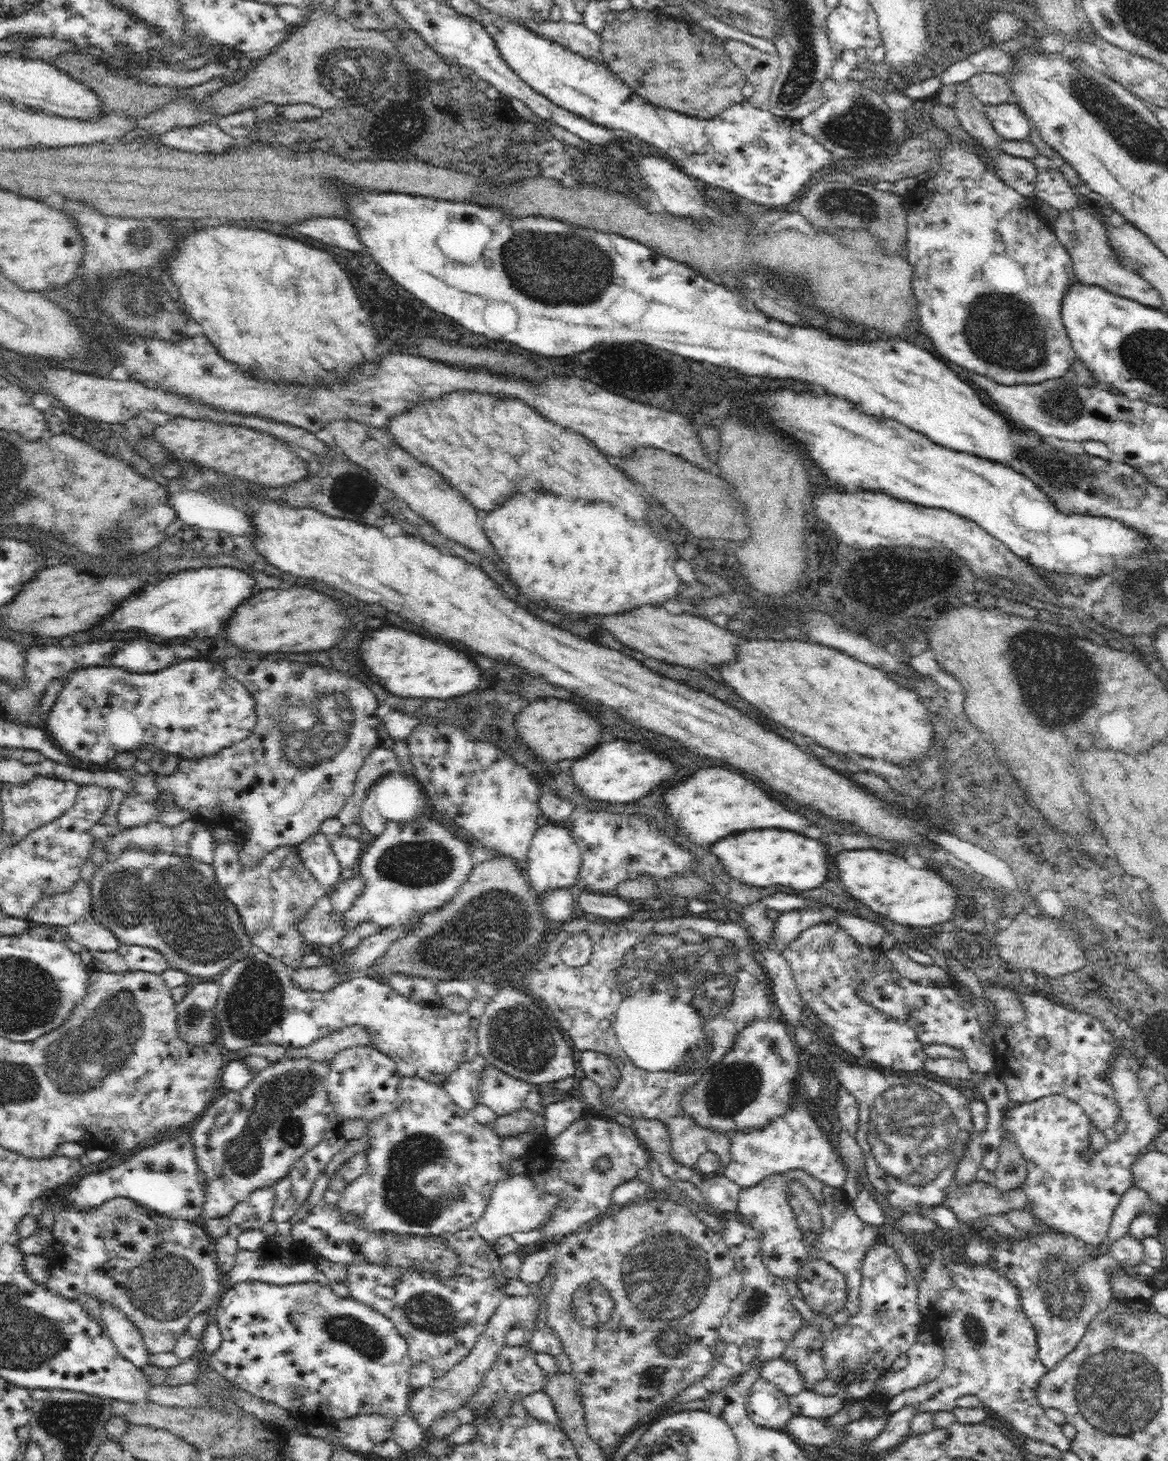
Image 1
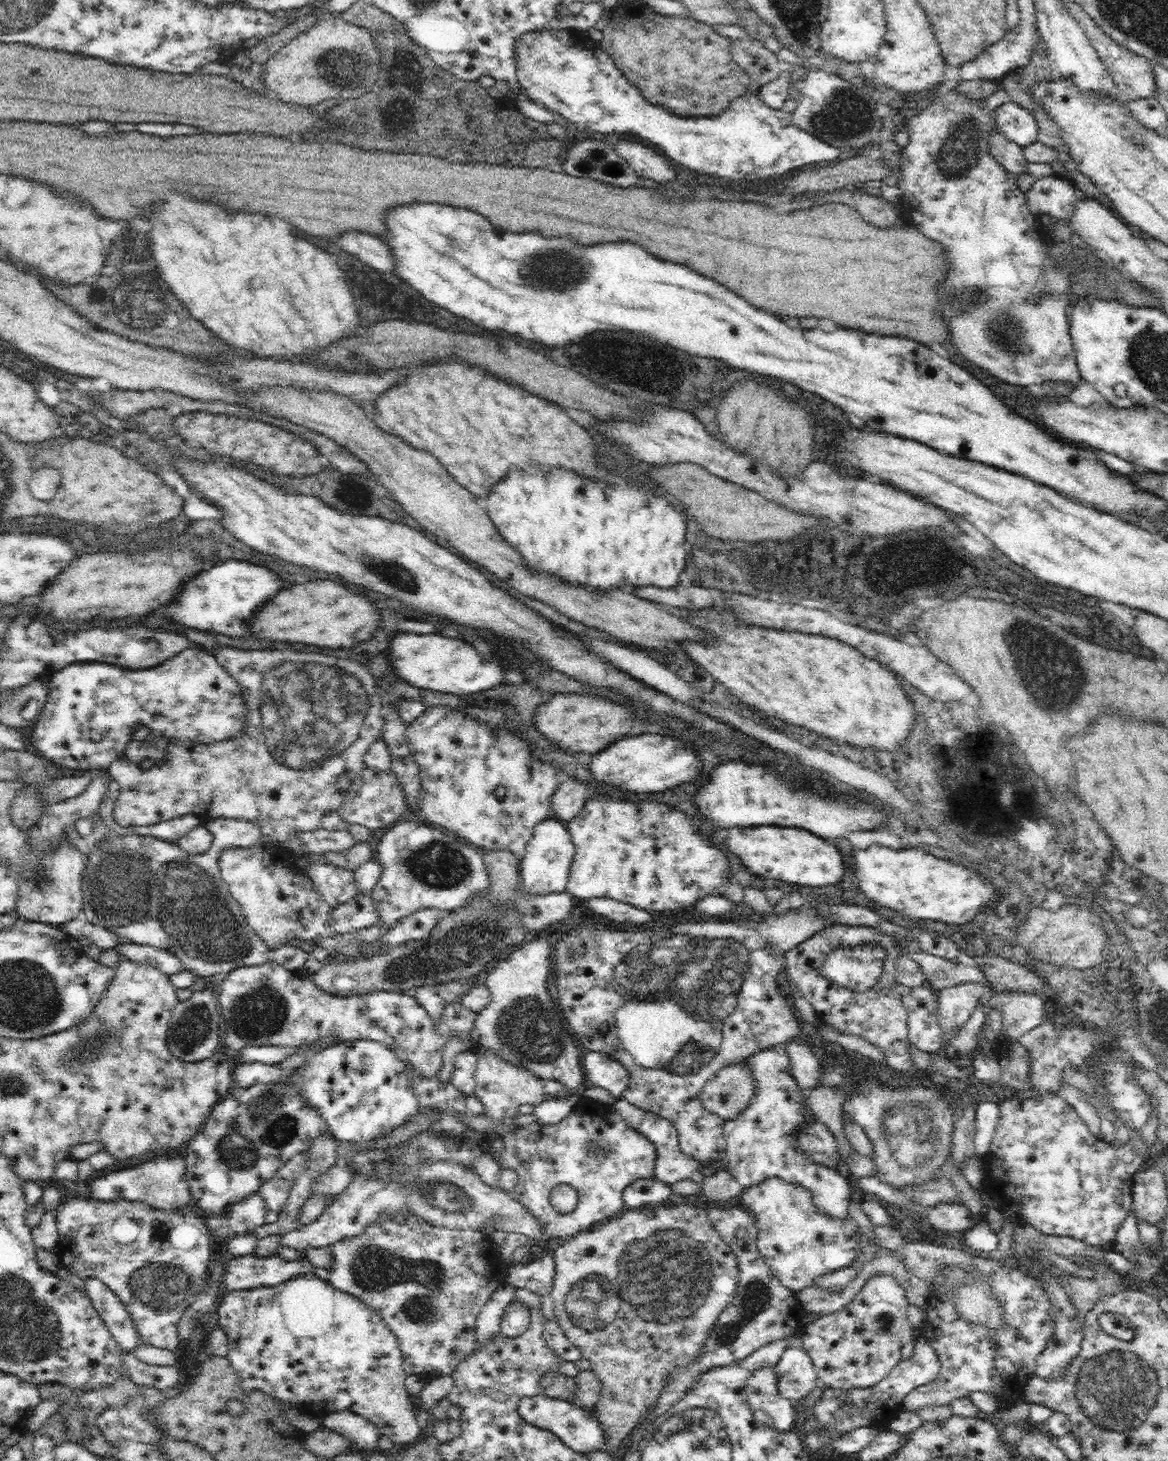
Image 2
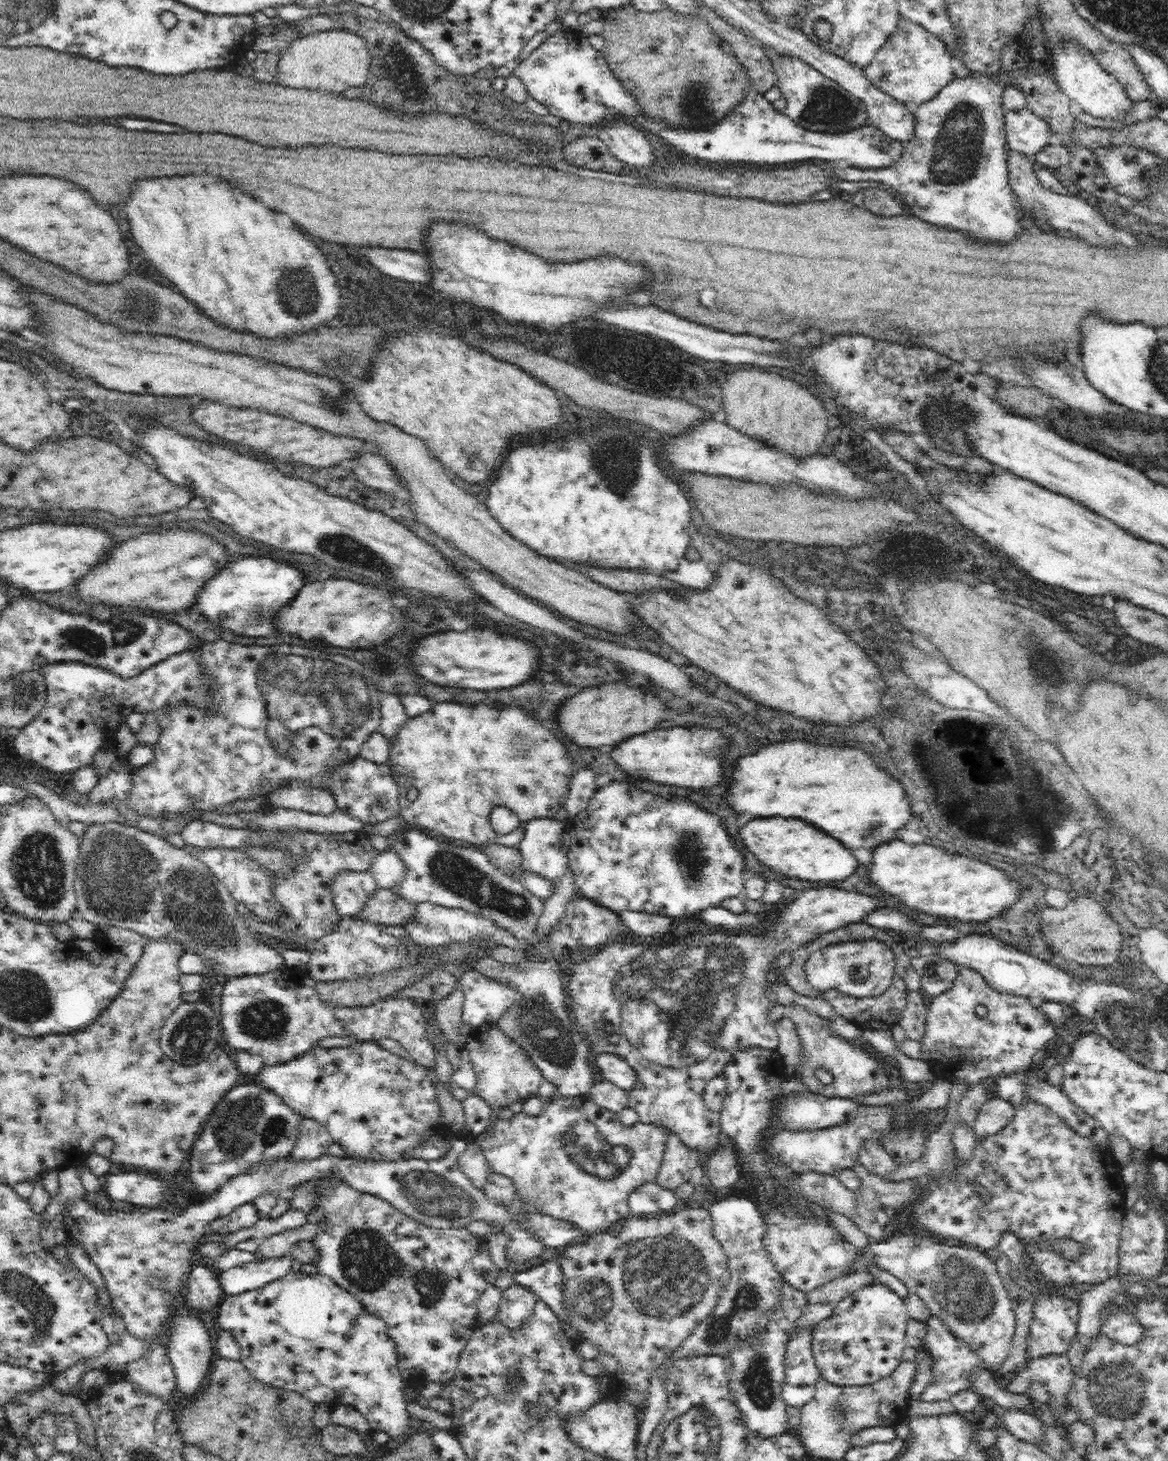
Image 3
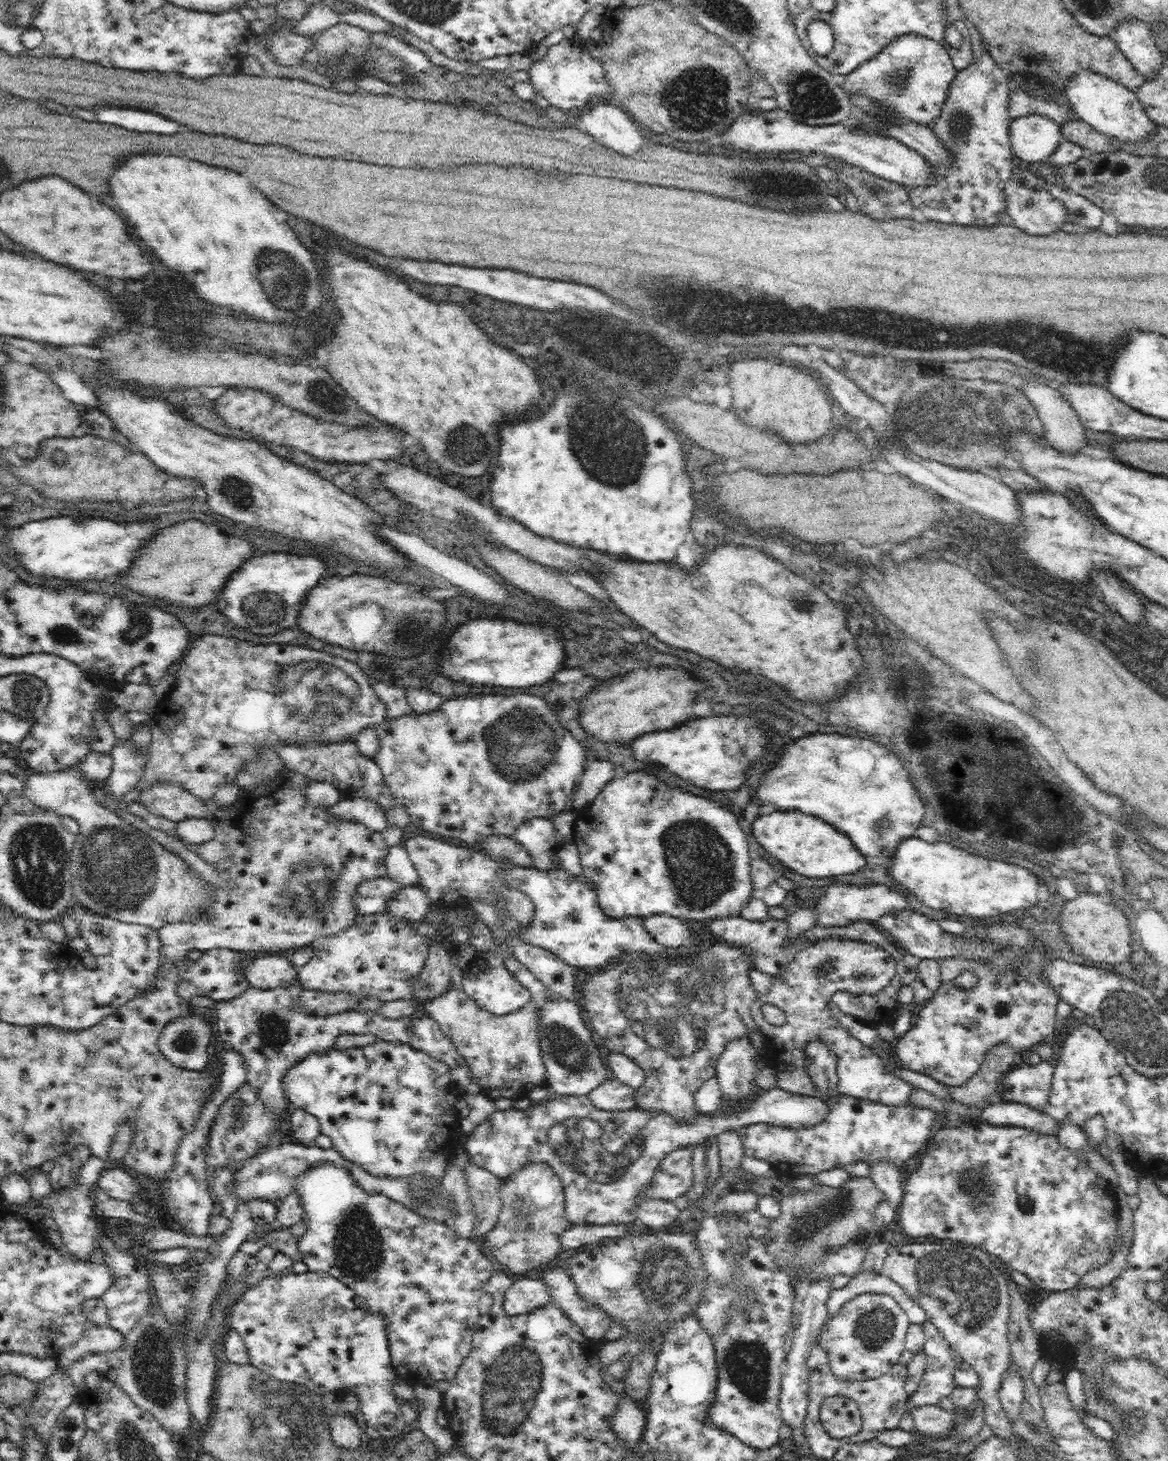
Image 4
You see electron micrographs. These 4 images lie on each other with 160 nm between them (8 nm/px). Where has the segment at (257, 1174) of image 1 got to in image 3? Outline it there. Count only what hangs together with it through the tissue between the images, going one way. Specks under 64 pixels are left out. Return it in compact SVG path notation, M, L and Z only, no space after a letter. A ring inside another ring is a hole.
M257 1082L241 1084L232 1088L215 1106L214 1112L203 1125L203 1130L193 1142L190 1155L188 1176L192 1186L200 1196L213 1197L220 1193L223 1186L239 1174L253 1173L260 1167L269 1169L280 1161L288 1161L292 1150L299 1140L305 1116L296 1112L276 1092L261 1086Z

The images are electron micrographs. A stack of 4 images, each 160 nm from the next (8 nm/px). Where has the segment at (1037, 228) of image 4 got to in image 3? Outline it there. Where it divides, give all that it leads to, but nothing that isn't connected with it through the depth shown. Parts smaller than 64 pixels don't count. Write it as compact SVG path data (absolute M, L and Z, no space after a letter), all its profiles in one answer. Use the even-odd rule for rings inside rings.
M1008 145L1004 146L1004 156L1006 157L1006 166L1009 174L1009 182L1012 188L1017 192L1025 211L1030 208L1035 216L1035 222L1042 221L1051 223L1054 227L1063 230L1070 230L1073 238L1080 239L1090 246L1104 248L1104 250L1116 250L1122 242L1122 232L1116 223L1112 223L1108 215L1089 200L1080 197L1080 195L1060 194L1044 189L1034 170L1036 164L1030 162L1029 157L1018 152Z

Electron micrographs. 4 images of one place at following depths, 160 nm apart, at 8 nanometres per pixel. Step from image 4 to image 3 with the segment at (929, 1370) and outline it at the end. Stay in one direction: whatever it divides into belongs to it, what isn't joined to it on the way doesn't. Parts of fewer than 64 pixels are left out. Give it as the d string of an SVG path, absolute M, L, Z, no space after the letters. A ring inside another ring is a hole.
M938 1317L938 1320L927 1320L927 1322L927 1335L923 1349L930 1354L933 1364L931 1380L920 1395L924 1402L946 1400L963 1390L972 1389L975 1378L980 1373L988 1372L994 1379L998 1376L997 1371L991 1370L984 1359L964 1339L960 1339L960 1336L952 1332L951 1326L942 1317Z

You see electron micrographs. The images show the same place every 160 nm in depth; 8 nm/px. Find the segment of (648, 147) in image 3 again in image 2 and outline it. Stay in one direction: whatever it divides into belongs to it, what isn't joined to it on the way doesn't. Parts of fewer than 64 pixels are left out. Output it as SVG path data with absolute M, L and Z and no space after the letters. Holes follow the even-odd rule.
M620 142L616 149L620 156L628 162L630 168L644 178L652 178L658 184L660 182L668 184L678 178L676 170L672 170L672 166L666 161L662 152L658 154L640 143L631 142Z

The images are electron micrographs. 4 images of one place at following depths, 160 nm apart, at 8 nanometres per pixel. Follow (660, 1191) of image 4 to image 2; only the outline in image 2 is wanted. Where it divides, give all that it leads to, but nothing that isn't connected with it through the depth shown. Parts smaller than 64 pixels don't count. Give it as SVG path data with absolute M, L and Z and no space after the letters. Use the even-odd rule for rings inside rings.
M624 1097L615 1099L611 1107L622 1117L626 1126L644 1135L648 1139L648 1142L654 1145L656 1151L655 1176L658 1180L672 1183L690 1179L692 1172L700 1169L700 1163L696 1159L686 1156L680 1151L678 1131L672 1122L662 1118L658 1113L634 1106L634 1104L628 1102Z

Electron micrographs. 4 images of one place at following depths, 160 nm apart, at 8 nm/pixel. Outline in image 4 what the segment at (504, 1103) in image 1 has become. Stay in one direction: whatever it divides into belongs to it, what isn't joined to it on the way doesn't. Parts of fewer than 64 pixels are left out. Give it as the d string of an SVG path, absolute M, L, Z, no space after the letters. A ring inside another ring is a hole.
M451 988L425 1005L426 1012L452 1039L454 1046L466 1057L473 1072L473 1082L493 1101L499 1098L523 1099L538 1086L546 1085L545 1067L536 1041L536 1011L524 1007L496 1017L474 1004L463 989Z

